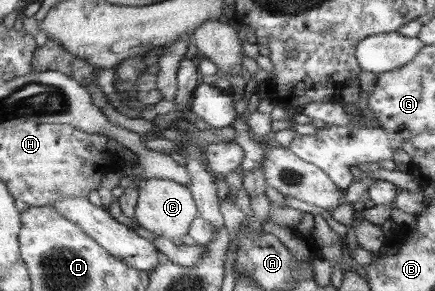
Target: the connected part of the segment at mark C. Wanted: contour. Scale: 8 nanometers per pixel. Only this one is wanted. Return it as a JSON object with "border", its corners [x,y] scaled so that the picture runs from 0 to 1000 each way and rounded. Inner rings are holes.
{"border":[[[356,612],[338,615],[336,632],[324,639],[310,756],[333,787],[366,811],[421,821],[437,801],[446,753],[457,746],[462,746],[460,725],[439,646],[405,622]]]}

